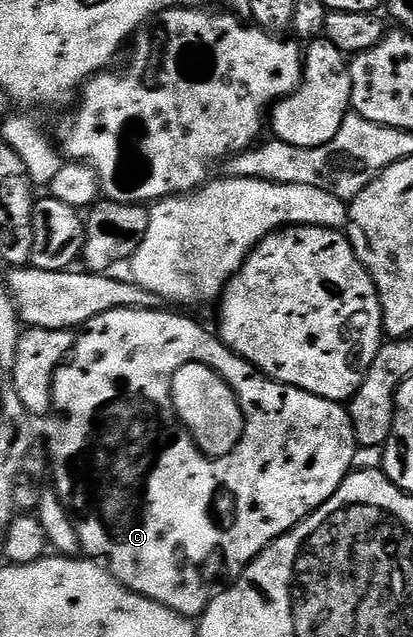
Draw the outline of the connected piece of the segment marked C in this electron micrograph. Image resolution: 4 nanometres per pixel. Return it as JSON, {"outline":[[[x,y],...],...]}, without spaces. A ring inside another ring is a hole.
{"outline":[[[165,308],[104,311],[104,315],[96,315],[96,319],[89,321],[77,334],[74,352],[63,361],[54,376],[53,408],[56,413],[58,409],[59,415],[66,418],[58,425],[58,438],[48,445],[48,477],[52,482],[52,491],[60,499],[60,503],[67,509],[74,522],[74,530],[82,544],[82,553],[87,558],[101,559],[111,575],[125,589],[131,589],[133,593],[139,593],[150,601],[160,603],[182,617],[198,619],[210,606],[210,600],[216,596],[216,590],[219,587],[226,587],[237,581],[247,567],[275,539],[295,529],[307,515],[316,512],[342,486],[342,481],[352,472],[350,464],[354,461],[356,442],[354,428],[350,423],[350,415],[345,404],[317,397],[303,389],[265,377],[255,365],[231,351],[211,330],[210,334],[204,326],[197,325],[190,317],[166,312]],[[186,357],[202,357],[202,361],[214,361],[214,365],[218,365],[220,376],[238,396],[239,407],[242,409],[245,421],[243,435],[238,445],[232,447],[231,451],[223,457],[213,457],[202,453],[194,444],[193,438],[186,431],[177,414],[172,411],[172,398],[170,393],[166,393],[166,377],[170,377],[170,373],[174,373],[174,368],[178,368],[178,365],[184,365]]]}

